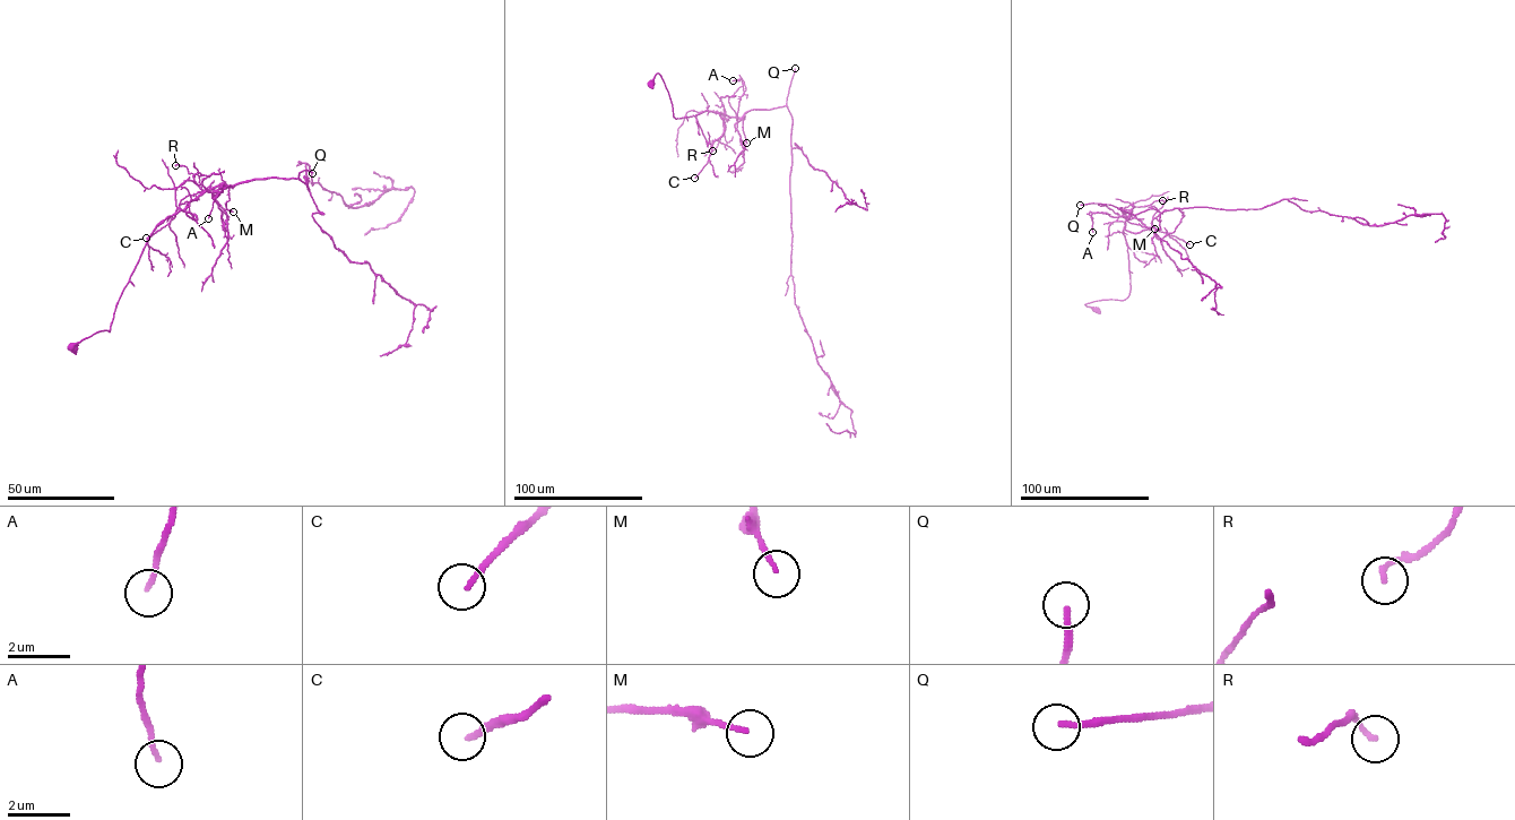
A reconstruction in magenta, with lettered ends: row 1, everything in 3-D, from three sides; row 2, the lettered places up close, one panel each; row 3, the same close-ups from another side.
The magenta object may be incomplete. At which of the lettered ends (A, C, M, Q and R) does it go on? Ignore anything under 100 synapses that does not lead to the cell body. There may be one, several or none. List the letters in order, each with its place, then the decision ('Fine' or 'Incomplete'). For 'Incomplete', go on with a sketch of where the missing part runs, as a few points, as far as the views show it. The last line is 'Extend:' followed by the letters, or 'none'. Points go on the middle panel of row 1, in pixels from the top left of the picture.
A: Place: (733, 80). Fine
C: Place: (694, 178). Fine
M: Place: (746, 143). Fine
Q: Place: (795, 68). Incomplete
R: Place: (712, 150). Fine
Extend: Q

